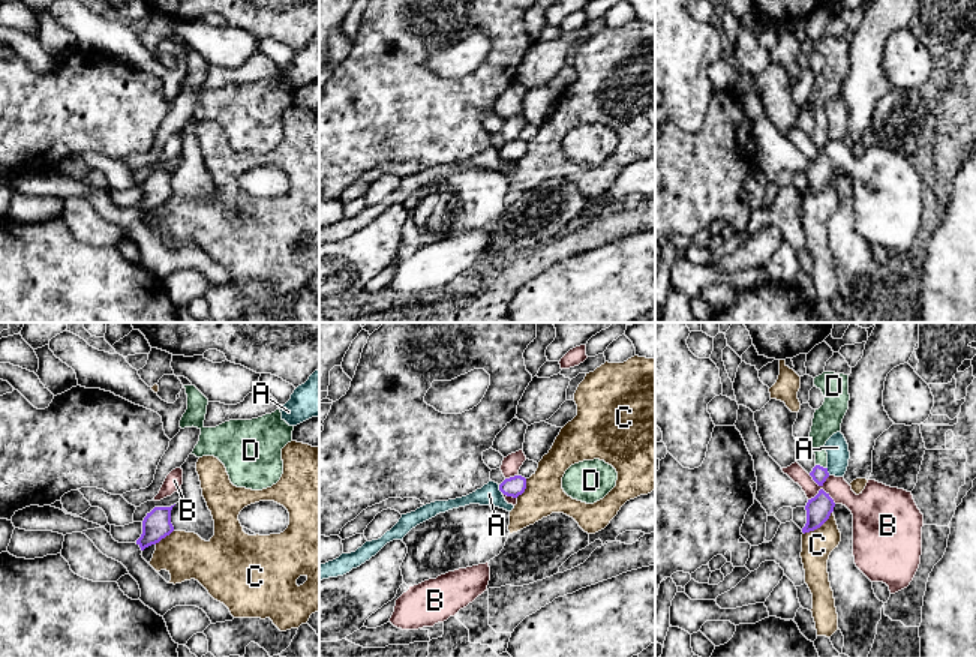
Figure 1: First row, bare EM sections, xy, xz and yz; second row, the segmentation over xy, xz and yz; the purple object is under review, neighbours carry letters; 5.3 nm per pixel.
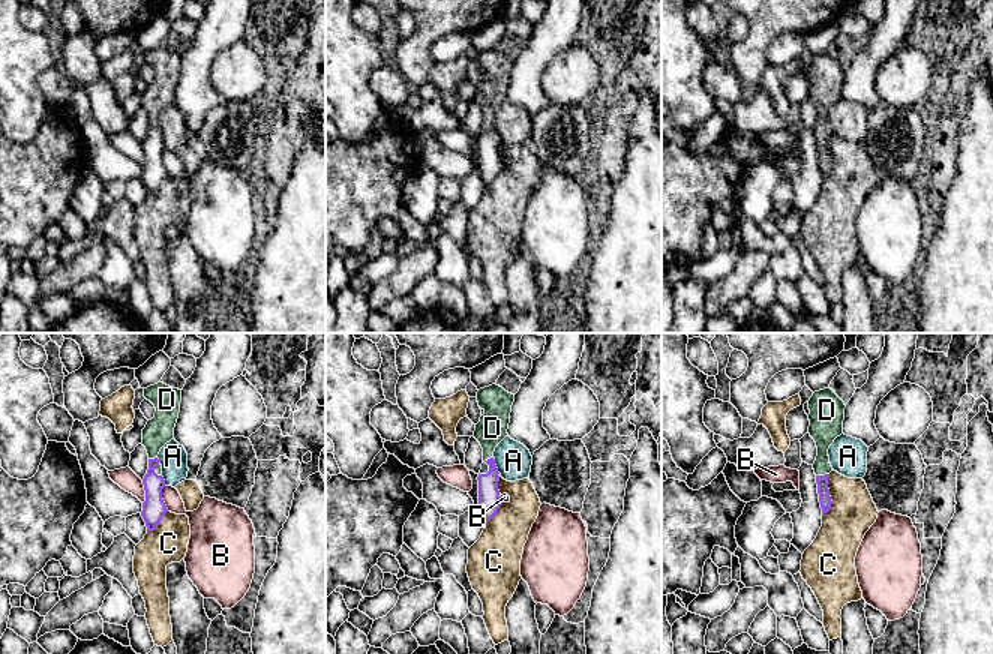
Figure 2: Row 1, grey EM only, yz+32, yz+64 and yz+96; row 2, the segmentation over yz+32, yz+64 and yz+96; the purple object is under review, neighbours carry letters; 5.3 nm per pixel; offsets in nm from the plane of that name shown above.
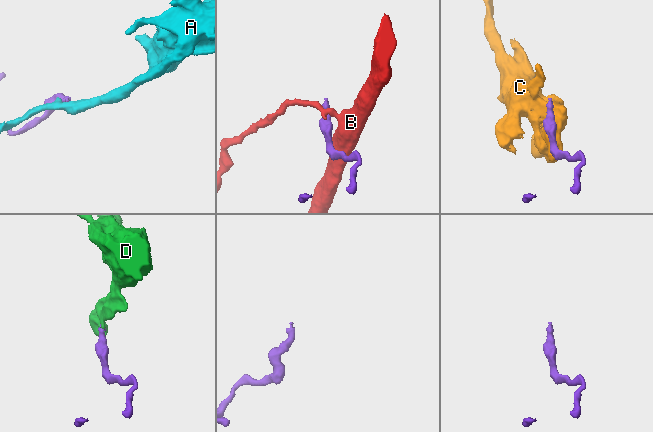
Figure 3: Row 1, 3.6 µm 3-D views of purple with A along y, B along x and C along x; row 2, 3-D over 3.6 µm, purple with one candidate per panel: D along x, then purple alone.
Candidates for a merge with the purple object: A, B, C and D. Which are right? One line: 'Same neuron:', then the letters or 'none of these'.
Same neuron: D

